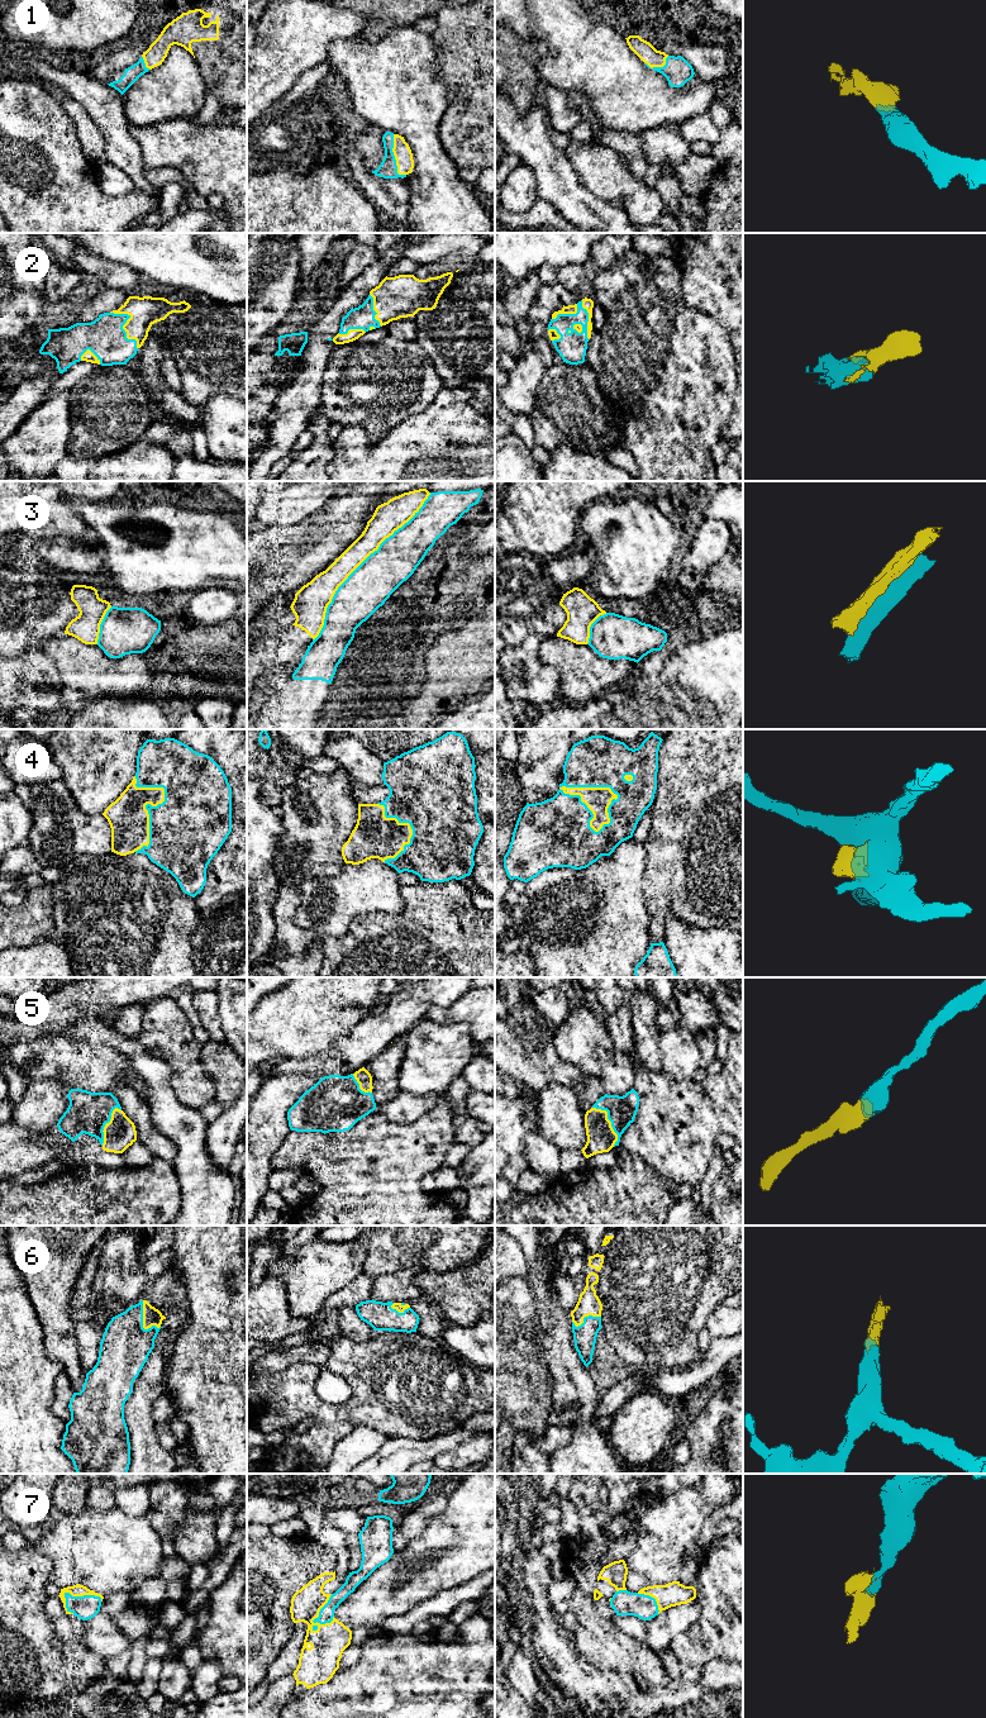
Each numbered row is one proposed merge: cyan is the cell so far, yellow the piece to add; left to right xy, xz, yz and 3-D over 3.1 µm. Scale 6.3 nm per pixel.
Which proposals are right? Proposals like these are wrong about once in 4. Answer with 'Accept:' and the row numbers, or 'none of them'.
Accept: 1, 2, 4, 5, 6, 7

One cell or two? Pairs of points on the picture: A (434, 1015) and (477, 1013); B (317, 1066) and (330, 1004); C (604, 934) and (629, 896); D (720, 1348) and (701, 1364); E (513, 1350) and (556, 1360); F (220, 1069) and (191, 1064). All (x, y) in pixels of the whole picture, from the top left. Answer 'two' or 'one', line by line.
A: one
B: two
C: one
D: one
E: two
F: two

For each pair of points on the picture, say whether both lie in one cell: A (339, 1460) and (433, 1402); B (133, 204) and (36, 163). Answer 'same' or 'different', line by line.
A: different
B: same

